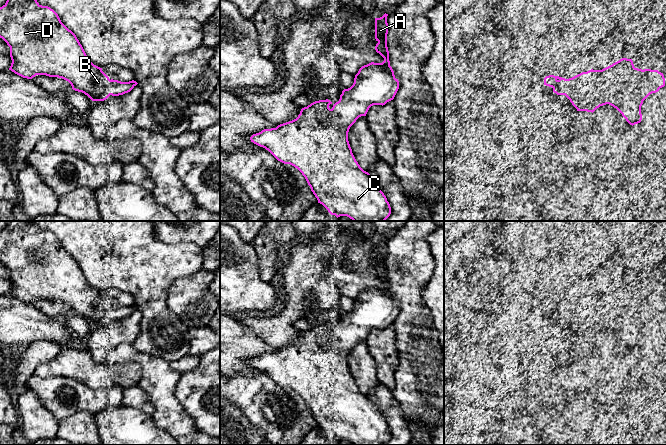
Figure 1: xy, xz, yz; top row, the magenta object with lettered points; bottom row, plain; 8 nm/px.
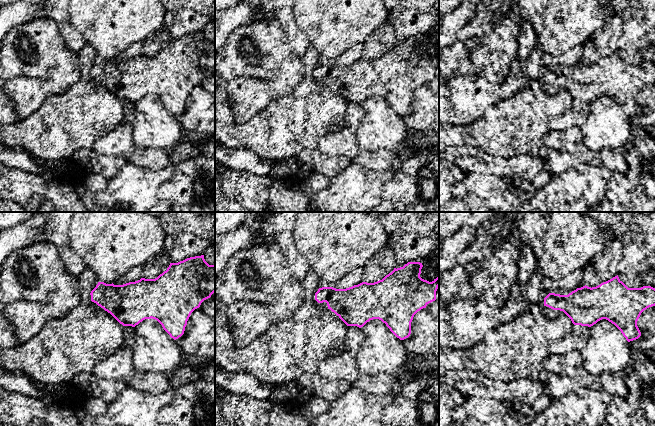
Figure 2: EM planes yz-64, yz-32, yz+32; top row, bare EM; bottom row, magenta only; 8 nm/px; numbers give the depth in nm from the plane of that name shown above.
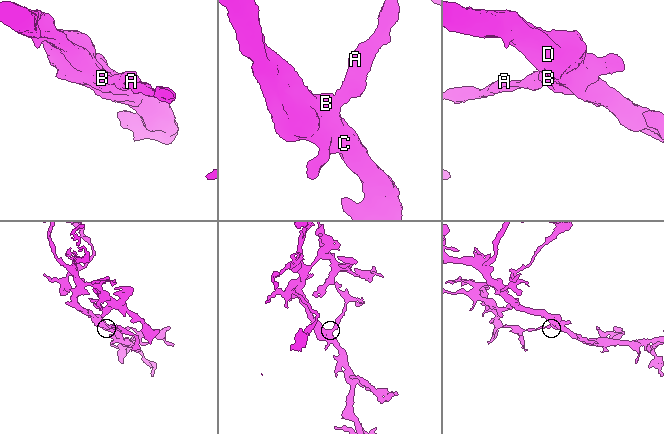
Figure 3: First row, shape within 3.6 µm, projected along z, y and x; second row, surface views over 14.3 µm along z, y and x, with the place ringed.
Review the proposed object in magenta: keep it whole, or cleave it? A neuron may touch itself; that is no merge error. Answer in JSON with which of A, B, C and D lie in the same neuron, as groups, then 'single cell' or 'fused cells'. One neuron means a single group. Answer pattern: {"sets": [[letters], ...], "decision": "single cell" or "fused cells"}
{"sets": [["A", "B", "C", "D"]], "decision": "single cell"}

